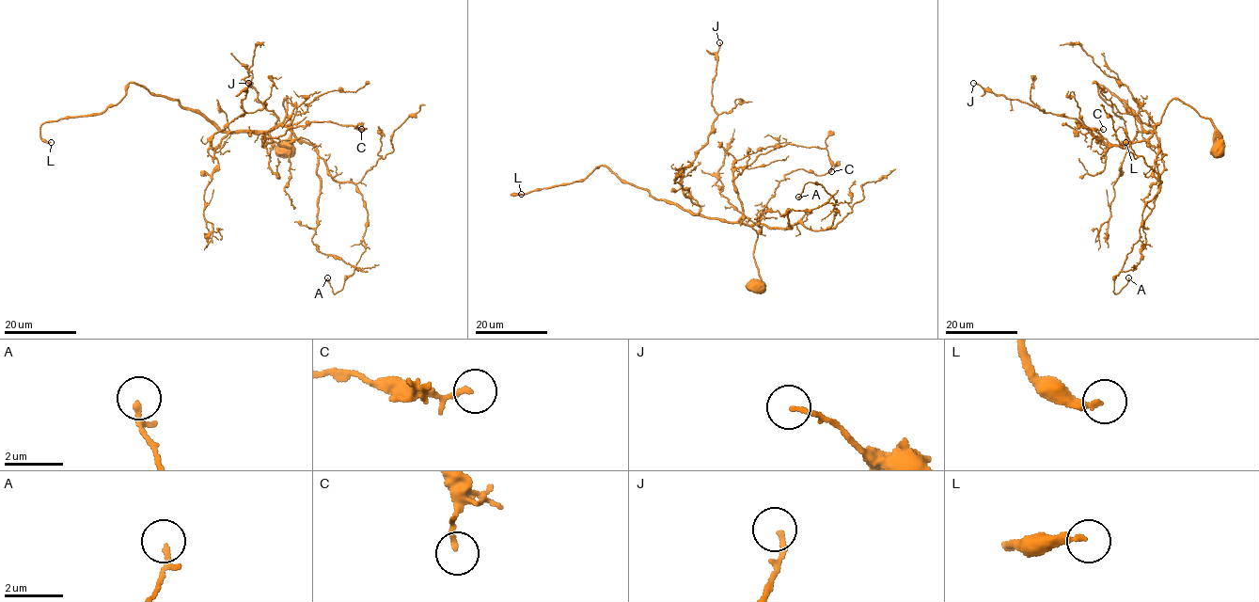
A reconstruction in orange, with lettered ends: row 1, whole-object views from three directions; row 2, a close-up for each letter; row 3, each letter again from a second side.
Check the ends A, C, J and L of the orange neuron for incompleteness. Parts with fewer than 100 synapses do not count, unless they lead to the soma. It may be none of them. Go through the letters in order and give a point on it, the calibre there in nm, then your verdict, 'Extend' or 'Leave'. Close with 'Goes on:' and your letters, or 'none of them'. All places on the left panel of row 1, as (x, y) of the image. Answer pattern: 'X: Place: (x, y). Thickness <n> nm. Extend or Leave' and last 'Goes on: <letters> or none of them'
A: Place: (327, 277). Thickness 130 nm. Leave
C: Place: (361, 129). Thickness 110 nm. Leave
J: Place: (248, 83). Thickness 150 nm. Leave
L: Place: (51, 142). Thickness 220 nm. Extend
Goes on: L

